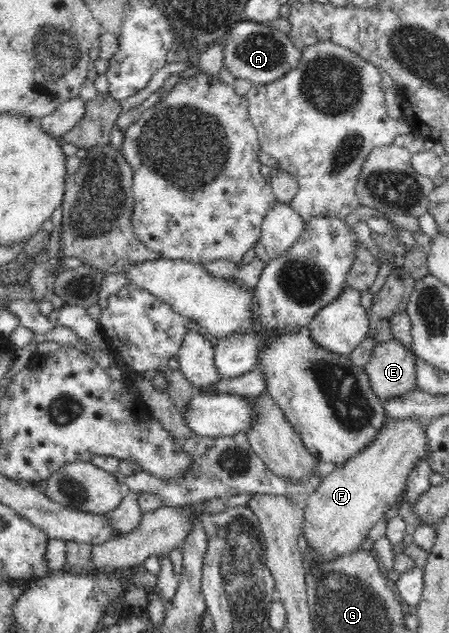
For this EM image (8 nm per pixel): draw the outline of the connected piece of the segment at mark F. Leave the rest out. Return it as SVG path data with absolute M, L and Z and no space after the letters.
M387 418L386 421L386 427L380 431L376 442L371 441L344 465L337 466L334 472L320 483L318 489L303 504L305 521L302 535L304 535L310 549L314 550L322 559L331 560L336 556L349 554L358 549L374 525L384 518L388 508L395 507L401 502L410 474L416 468L419 460L431 456L426 435L427 429L424 428L424 424L420 420L406 418L399 421L396 418Z

